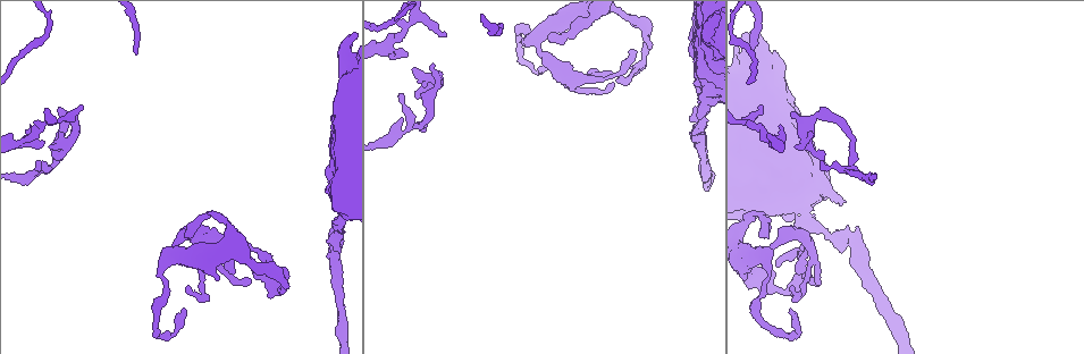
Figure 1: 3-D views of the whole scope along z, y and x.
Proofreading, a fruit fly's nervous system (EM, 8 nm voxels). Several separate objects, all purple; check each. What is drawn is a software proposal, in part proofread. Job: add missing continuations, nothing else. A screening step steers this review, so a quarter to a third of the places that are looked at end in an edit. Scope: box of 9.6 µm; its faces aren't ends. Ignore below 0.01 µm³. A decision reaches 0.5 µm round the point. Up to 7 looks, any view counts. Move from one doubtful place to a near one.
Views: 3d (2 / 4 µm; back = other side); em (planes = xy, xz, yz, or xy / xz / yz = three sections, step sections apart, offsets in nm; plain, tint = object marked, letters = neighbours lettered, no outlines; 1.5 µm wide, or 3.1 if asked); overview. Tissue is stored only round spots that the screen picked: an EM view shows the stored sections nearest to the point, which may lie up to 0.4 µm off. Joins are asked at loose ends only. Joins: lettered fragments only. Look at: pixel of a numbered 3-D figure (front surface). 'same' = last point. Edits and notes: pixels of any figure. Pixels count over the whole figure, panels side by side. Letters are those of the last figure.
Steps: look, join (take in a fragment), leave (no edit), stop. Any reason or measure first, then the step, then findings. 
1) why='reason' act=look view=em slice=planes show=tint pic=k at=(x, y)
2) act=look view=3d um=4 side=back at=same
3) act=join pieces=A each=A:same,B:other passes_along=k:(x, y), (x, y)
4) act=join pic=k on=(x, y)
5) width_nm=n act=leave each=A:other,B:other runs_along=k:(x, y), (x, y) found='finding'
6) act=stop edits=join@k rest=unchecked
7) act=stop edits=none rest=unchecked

why='end of a long branch' act=look view=3d um=2 pic=1 at=(134, 51)

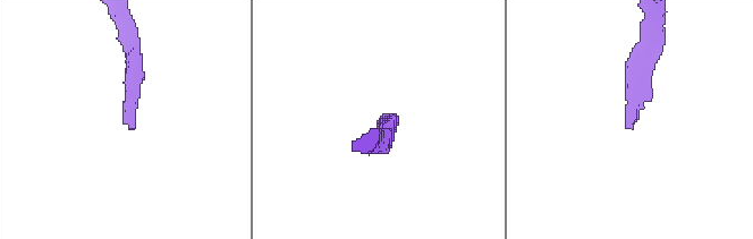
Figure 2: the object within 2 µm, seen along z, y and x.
why='need the tissue' act=look view=em slice=planes show=plain pic=2 at=(630, 128)

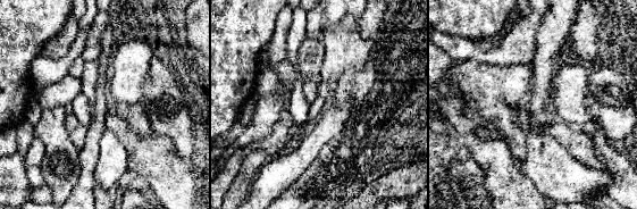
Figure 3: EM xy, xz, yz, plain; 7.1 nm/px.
why='see the neighbours' act=look view=em slice=planes show=letters at=same

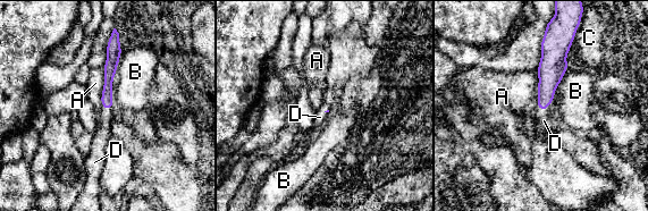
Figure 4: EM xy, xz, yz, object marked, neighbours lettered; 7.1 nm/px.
act=join pieces=D each=A:other,B:other,C:other,D:same passes_along=4:(552, 68), (550, 102), (544, 120) found='it goes on there'

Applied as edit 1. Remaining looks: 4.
why='branch stops here' act=look view=3d um=2 pic=1 at=(189, 285)

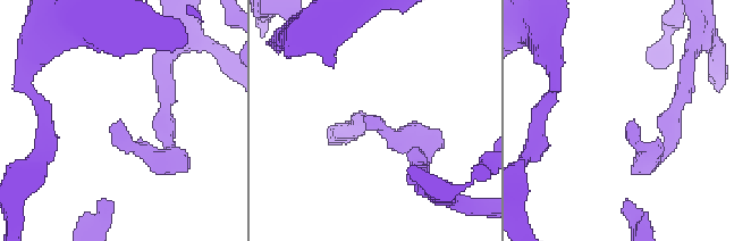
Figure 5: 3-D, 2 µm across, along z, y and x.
why='now the EM' act=look view=em slice=planes show=letters pic=5 at=(632, 122)

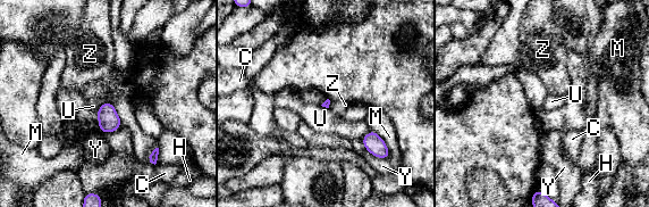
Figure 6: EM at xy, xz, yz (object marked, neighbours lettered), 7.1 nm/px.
longest_contact=Y:200nm act=leave each=C:other,H:other,M:other,U:other,Y:other,Z:other found='none of them fits'

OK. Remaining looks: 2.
act=stop edits=join@4 rest=unchecked

